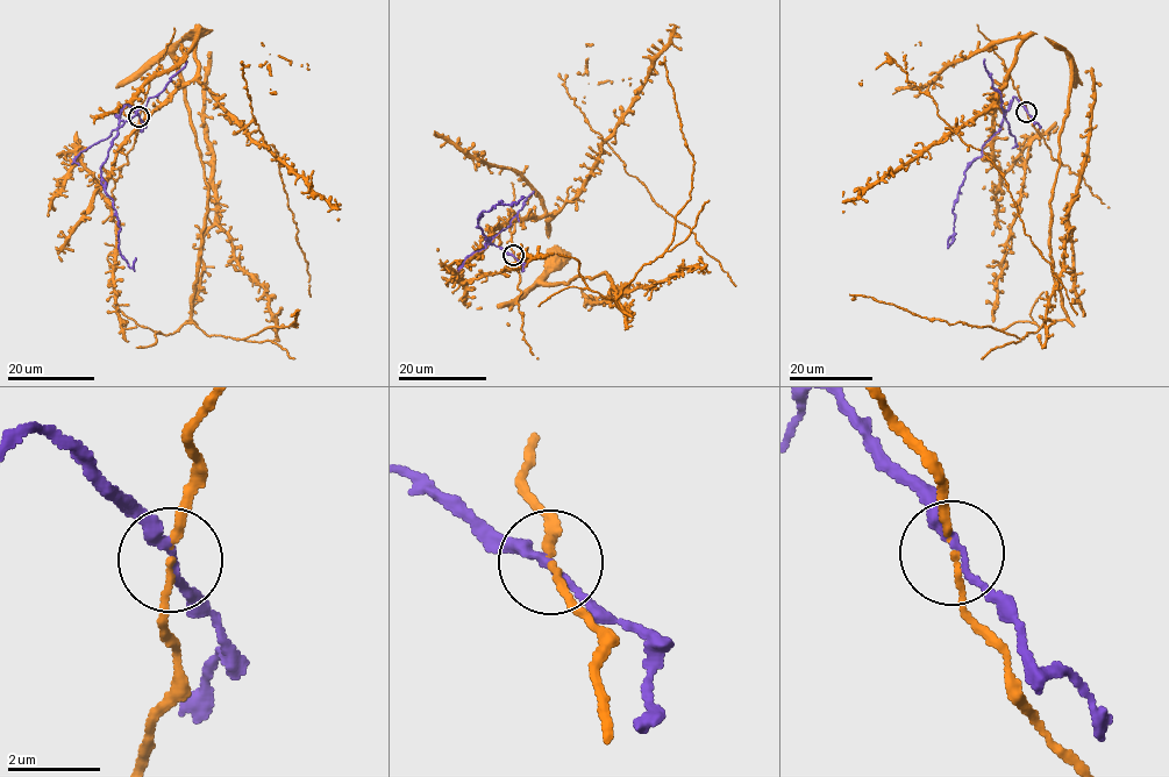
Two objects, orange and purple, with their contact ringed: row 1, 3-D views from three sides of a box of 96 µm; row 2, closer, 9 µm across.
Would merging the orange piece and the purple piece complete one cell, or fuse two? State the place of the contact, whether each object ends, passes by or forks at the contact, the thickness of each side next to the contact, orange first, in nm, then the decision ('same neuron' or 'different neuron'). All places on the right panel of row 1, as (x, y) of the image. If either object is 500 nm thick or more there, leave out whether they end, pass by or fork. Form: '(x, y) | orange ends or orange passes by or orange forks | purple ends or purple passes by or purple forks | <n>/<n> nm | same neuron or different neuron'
(1026, 112) | orange passes by | purple passes by | 120/200 nm | different neuron

